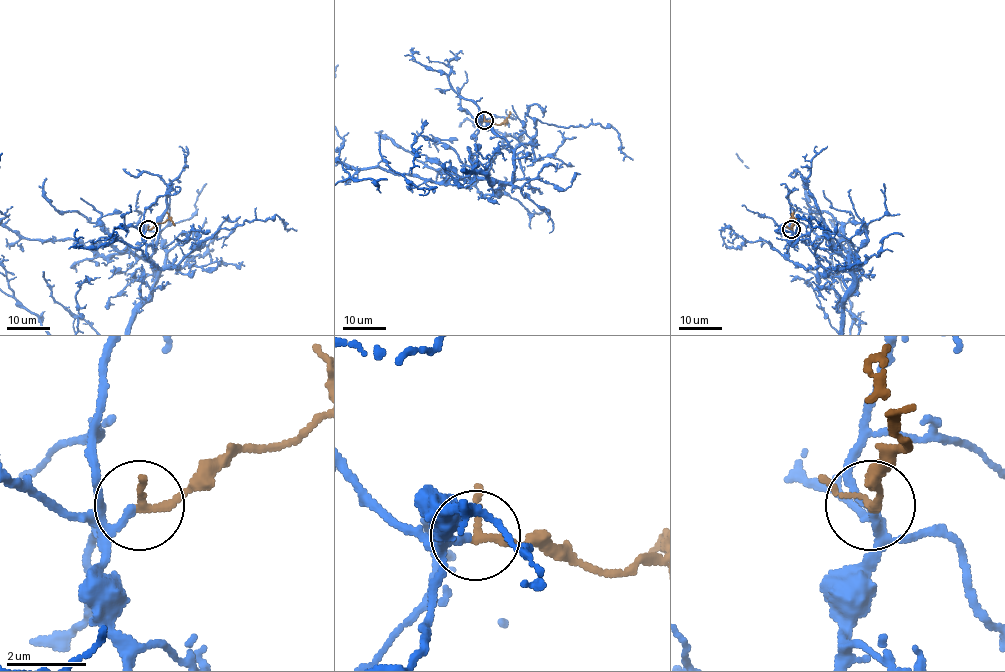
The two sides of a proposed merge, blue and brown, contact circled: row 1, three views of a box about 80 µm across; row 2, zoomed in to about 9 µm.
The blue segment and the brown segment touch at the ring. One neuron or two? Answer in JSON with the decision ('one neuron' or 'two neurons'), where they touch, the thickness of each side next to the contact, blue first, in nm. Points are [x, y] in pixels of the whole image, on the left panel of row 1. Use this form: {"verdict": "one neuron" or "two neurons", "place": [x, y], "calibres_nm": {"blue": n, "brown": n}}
{"verdict": "one neuron", "place": [148, 229], "calibres_nm": {"blue": 130, "brown": 160}}

